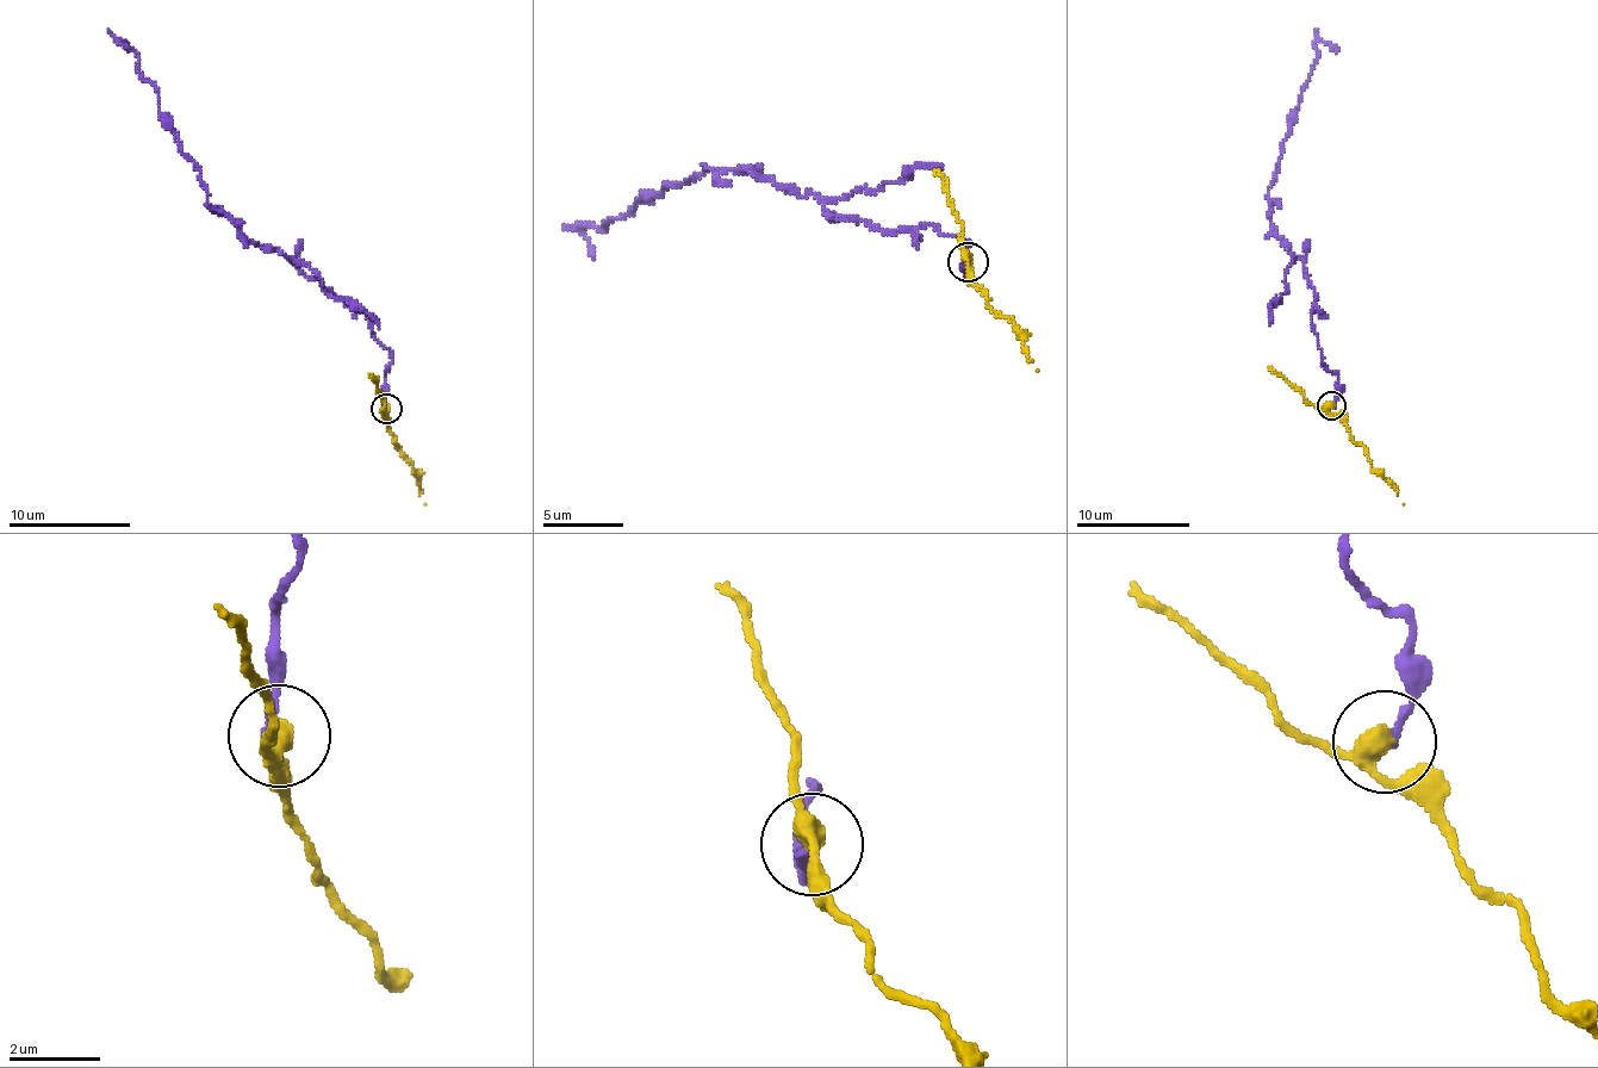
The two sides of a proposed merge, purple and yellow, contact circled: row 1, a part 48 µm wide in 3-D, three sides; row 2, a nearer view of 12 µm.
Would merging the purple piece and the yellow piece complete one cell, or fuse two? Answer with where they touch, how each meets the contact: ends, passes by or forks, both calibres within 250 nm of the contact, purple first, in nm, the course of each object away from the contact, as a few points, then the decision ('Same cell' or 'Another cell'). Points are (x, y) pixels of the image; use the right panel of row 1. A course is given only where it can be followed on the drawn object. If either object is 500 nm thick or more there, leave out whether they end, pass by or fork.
Place: (1331, 405). At the ring purple ends. At the ring yellow passes by. Thickness 200 nm (purple) against 380 nm. Course of purple: (1332, 405), (1338, 377), (1326, 368), (1311, 318), (1313, 287), (1270, 221), (1268, 192), (1316, 44), (1338, 50). Course of yellow: (1332, 405), (1330, 410), (1365, 448), (1372, 466), (1404, 504). Another cell

